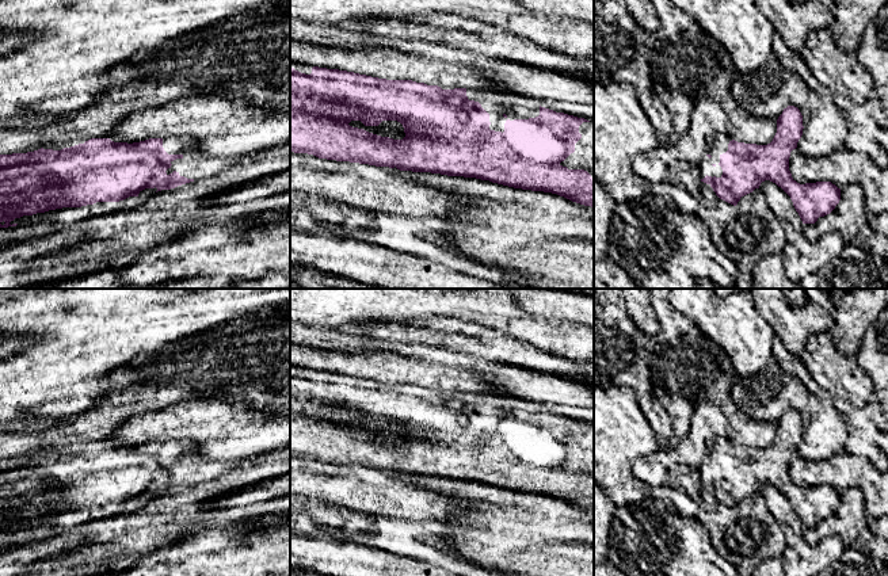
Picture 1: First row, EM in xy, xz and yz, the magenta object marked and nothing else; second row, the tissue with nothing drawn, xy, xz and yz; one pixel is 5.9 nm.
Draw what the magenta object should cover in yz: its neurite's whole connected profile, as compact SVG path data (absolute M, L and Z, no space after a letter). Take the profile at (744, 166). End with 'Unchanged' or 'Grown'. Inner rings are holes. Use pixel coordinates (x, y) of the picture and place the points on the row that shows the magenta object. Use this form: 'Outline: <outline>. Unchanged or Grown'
Outline: M788 106L778 117L777 133L767 145L738 142L724 133L710 136L697 164L701 182L709 184L720 199L736 206L742 197L770 180L790 197L803 224L815 224L839 203L841 188L831 182L800 184L792 178L789 157L803 129L800 110Z. Grown

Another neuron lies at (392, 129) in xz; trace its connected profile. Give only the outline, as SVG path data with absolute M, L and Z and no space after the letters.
M351 121L348 125L393 140L403 140L405 137L404 127L397 121L382 121L378 126L365 126L361 121Z

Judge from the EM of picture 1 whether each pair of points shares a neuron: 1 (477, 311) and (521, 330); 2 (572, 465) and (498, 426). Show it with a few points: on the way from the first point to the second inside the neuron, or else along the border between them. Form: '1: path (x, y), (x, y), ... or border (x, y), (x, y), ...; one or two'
1: path (488, 311), (496, 311), (510, 319); one
2: path (553, 456), (526, 450), (517, 445); one

